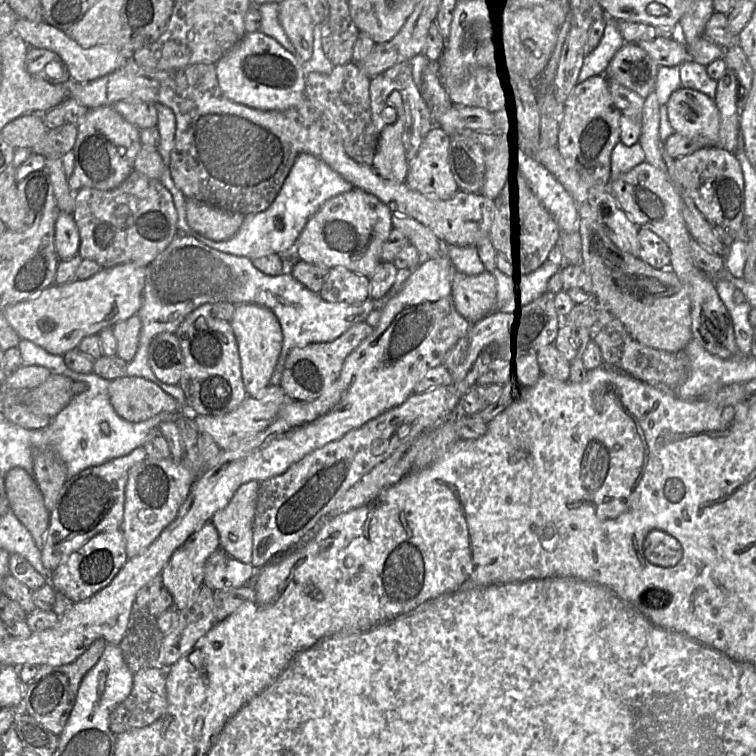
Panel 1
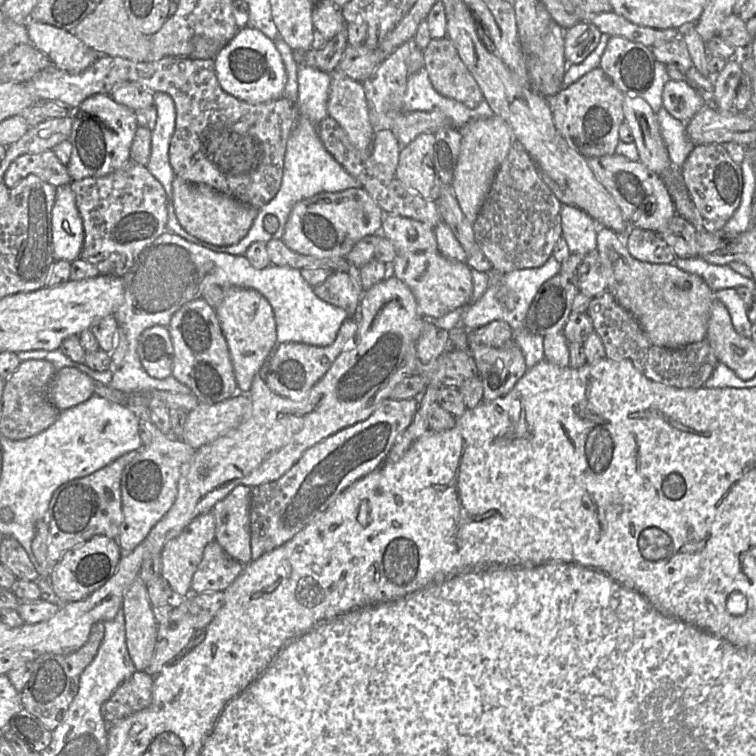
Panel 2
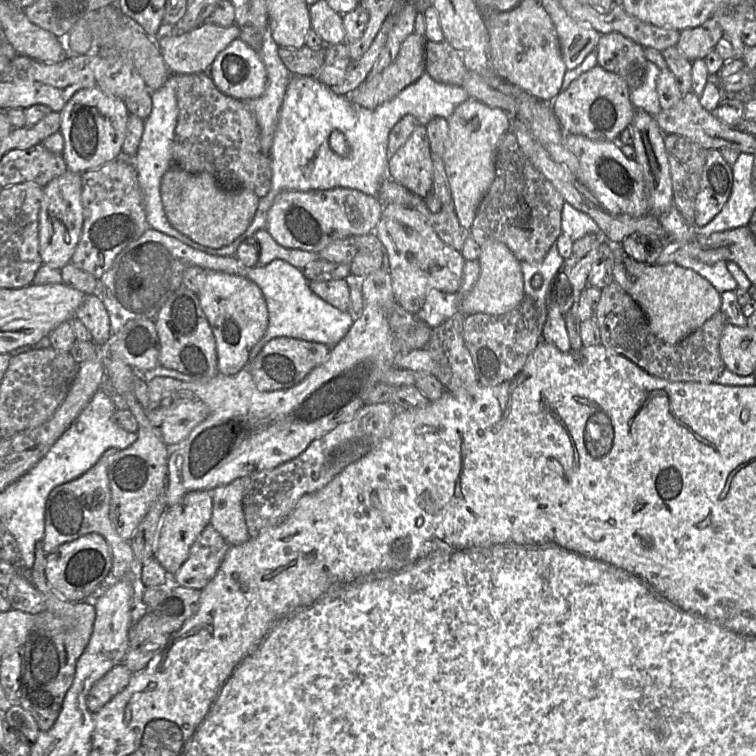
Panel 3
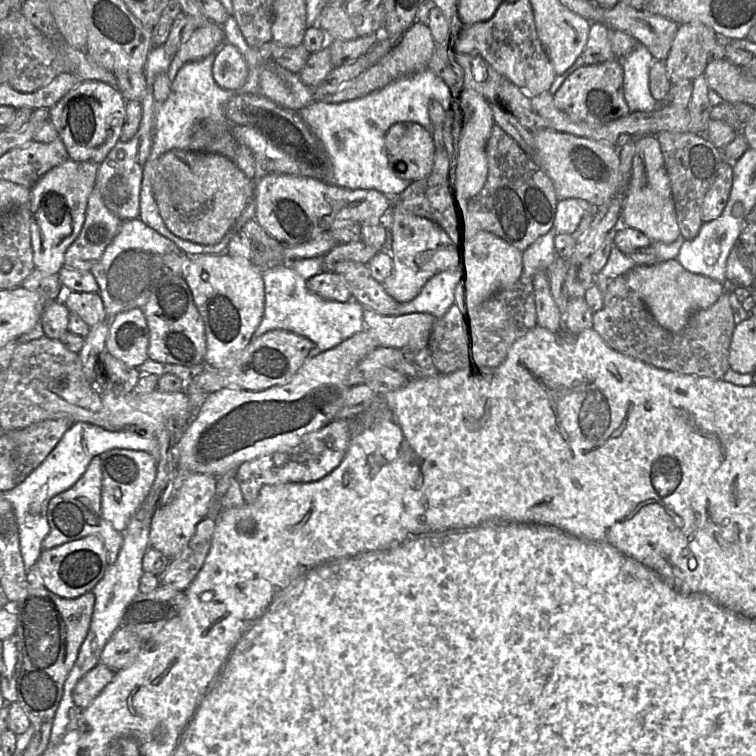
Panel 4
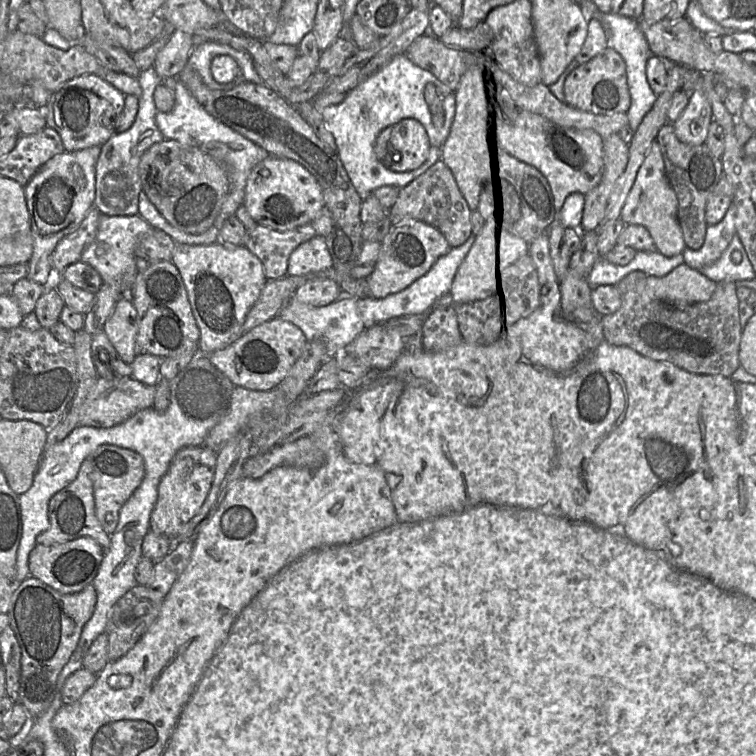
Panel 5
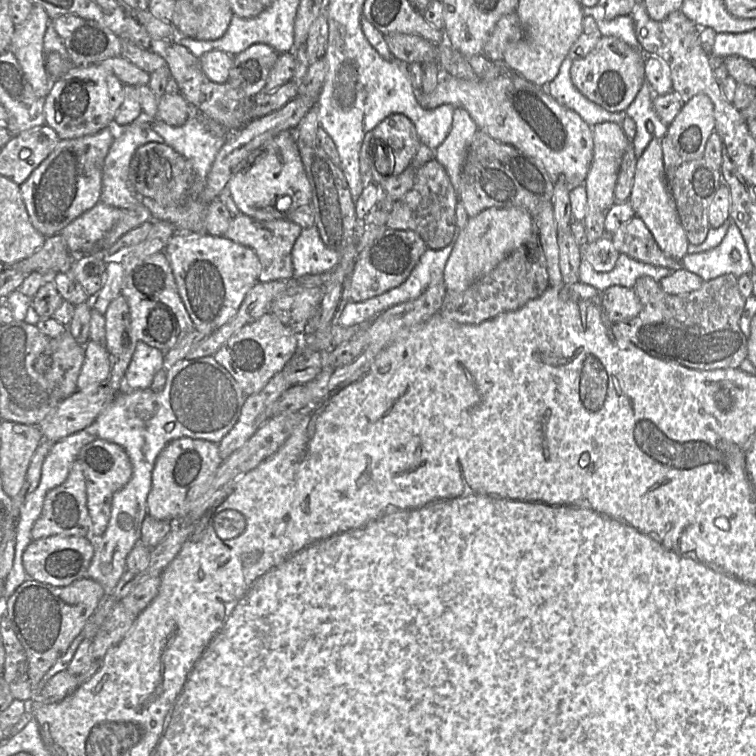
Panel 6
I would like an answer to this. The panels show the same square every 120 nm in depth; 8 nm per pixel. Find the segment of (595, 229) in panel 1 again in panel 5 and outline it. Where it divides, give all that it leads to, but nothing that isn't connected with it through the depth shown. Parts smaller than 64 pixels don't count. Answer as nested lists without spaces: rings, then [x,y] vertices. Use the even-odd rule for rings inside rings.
[[[680,264],[665,276],[648,276],[646,285],[649,296],[677,308],[685,308],[708,301],[717,283],[698,270]]]

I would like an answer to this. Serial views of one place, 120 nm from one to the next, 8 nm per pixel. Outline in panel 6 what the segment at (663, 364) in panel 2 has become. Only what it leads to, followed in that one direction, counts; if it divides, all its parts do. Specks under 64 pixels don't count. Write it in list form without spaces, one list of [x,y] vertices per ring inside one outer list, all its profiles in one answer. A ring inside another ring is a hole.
[[[725,274],[704,281],[698,290],[687,294],[671,295],[664,292],[653,278],[641,276],[633,287],[642,304],[640,313],[632,319],[616,322],[615,326],[622,337],[652,357],[673,361],[695,370],[738,368],[747,357],[747,338],[739,324],[746,299],[739,291],[737,279],[732,274]]]

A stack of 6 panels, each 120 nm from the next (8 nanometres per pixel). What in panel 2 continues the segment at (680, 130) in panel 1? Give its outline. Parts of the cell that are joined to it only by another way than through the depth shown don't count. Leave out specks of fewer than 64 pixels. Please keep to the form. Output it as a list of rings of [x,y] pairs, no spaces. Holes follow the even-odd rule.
[[[669,80],[662,92],[662,106],[675,119],[687,123],[706,103],[696,91],[683,81]]]

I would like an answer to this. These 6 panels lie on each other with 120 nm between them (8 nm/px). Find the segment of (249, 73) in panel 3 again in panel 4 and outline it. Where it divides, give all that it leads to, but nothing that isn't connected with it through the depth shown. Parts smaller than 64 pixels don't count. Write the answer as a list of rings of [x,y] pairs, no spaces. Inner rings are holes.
[[[229,43],[217,49],[212,74],[217,85],[226,90],[243,86],[248,76],[248,66],[240,51]]]

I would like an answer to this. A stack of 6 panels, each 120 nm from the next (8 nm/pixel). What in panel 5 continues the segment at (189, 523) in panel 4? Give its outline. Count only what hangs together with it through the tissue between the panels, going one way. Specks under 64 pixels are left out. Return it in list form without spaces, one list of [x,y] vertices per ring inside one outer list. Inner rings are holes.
[[[197,446],[184,447],[174,455],[158,486],[157,501],[150,517],[151,531],[173,539],[199,512],[214,479],[217,452],[206,446]]]

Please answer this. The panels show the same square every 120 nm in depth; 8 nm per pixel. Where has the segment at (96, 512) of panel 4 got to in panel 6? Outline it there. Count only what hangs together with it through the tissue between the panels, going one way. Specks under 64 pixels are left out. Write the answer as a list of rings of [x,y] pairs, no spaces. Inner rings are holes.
[[[79,461],[73,463],[65,482],[47,493],[41,515],[31,530],[32,541],[55,535],[84,537],[92,541],[92,522],[87,509],[86,484]]]

